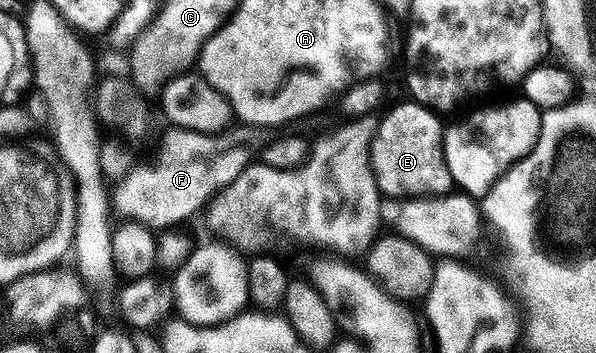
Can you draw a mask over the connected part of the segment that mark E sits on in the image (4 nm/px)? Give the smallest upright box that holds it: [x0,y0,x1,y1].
[372,101,453,201]

